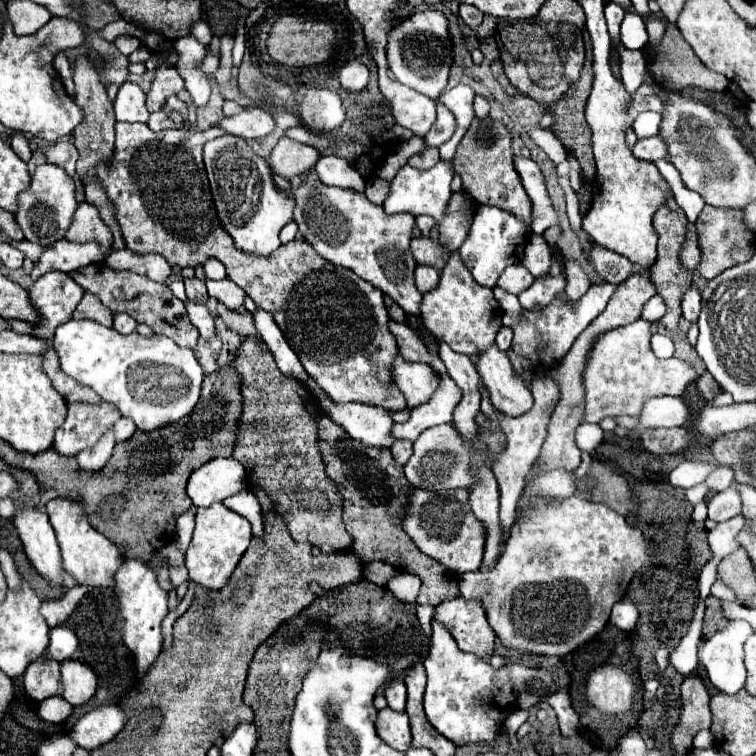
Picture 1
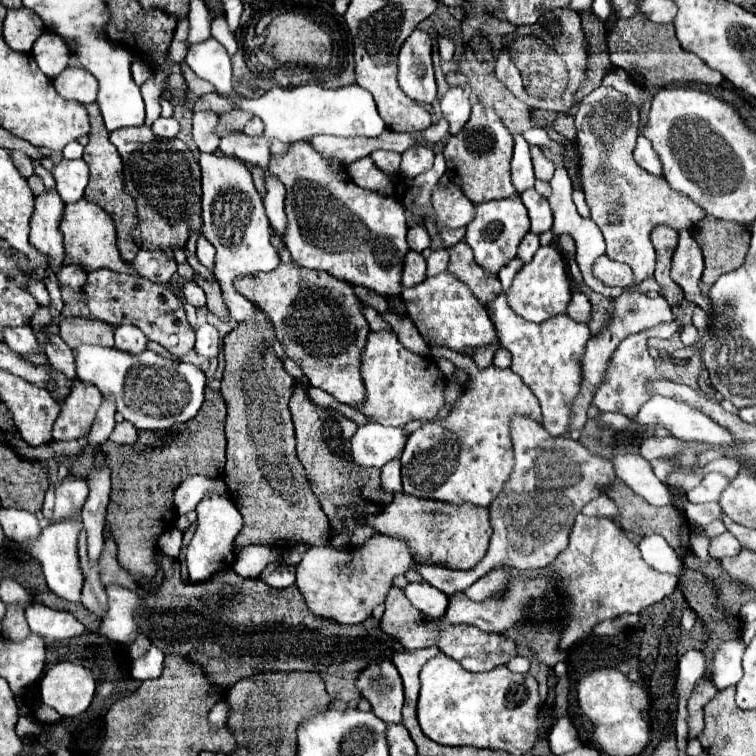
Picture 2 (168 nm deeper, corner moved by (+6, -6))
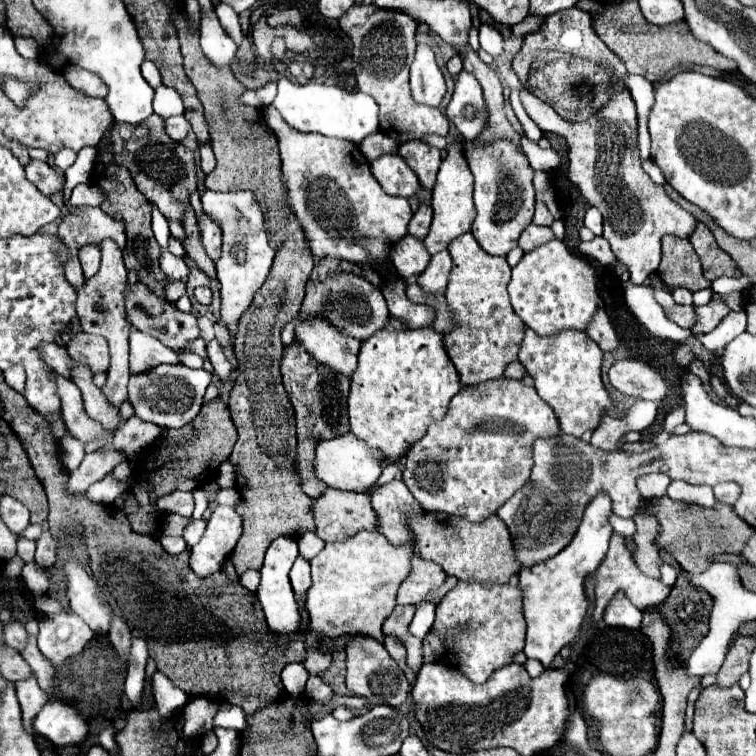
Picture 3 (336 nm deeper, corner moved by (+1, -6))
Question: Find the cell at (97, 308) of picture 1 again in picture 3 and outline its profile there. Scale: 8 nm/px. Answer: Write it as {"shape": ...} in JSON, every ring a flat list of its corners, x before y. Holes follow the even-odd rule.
{"shape":[[77,332,67,344,67,352,71,358,81,360,93,372,105,372,109,368,109,346,103,336]]}

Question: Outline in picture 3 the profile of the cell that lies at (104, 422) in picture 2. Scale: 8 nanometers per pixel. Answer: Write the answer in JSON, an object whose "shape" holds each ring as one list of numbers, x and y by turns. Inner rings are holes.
{"shape":[[105,240,101,244,101,270,97,272,97,276,89,278,79,290,77,290,77,300,75,300,75,308,77,308,77,316,81,320,81,328,85,332,91,334,101,334,107,338,109,342,109,350,111,350,111,366,107,370,107,384,101,388,103,394,107,396,107,402,111,402,115,408,119,408,125,398,127,398,127,382,129,382,129,332,131,332,131,324,125,320,125,300,123,300,123,292,127,288,127,268,123,264,123,256,121,250,117,248,115,242]]}

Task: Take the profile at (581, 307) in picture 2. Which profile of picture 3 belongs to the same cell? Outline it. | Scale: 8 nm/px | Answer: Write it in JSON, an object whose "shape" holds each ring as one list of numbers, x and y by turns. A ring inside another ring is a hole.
{"shape":[[597,308,595,316,593,316,591,324,587,324,585,332,589,338,593,338,601,346,601,350,615,350,617,348,617,334,615,334,615,330,609,322,609,316,605,314,603,308]]}

